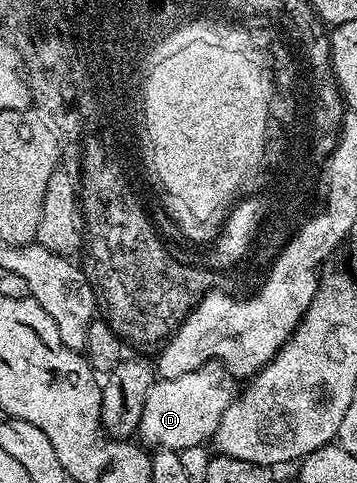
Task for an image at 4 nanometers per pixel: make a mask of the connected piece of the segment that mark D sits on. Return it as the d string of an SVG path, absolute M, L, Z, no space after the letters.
M210 363L193 373L179 375L179 379L154 380L151 391L147 391L143 415L136 432L140 444L153 451L180 451L187 447L205 445L219 427L223 411L227 411L231 400L231 392L224 385L225 377L227 370L224 364Z

